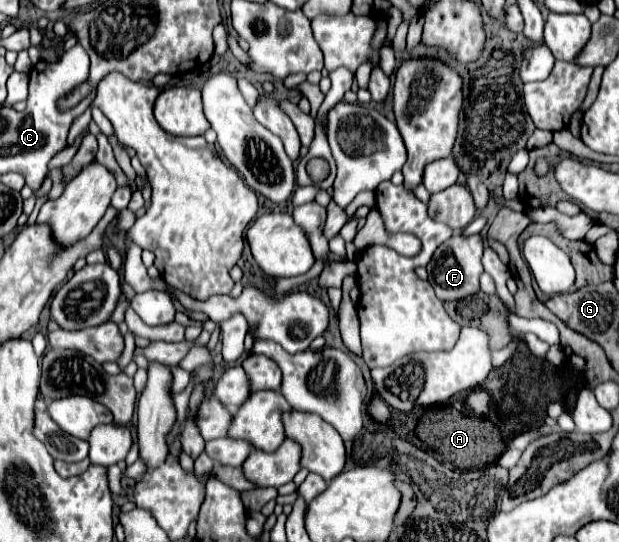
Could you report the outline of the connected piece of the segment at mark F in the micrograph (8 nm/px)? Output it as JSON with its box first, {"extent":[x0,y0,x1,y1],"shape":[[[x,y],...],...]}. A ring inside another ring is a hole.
{"extent":[427,233,483,301],"shape":[[[455,233],[451,235],[443,245],[437,247],[433,253],[433,259],[427,265],[429,281],[441,301],[459,301],[465,299],[473,293],[479,291],[479,275],[483,273],[481,265],[481,255],[483,255],[483,239],[481,235],[461,235]]]}

